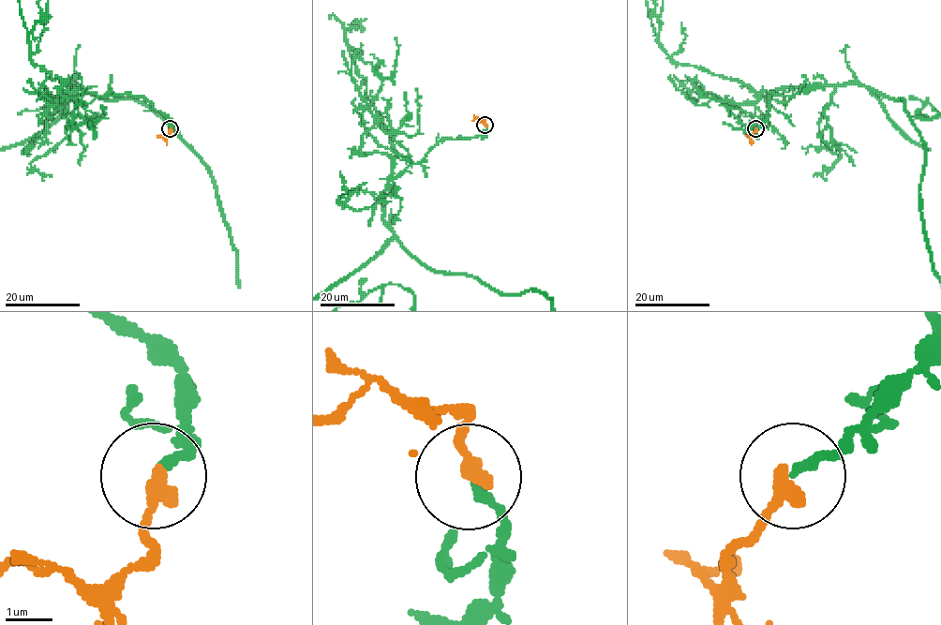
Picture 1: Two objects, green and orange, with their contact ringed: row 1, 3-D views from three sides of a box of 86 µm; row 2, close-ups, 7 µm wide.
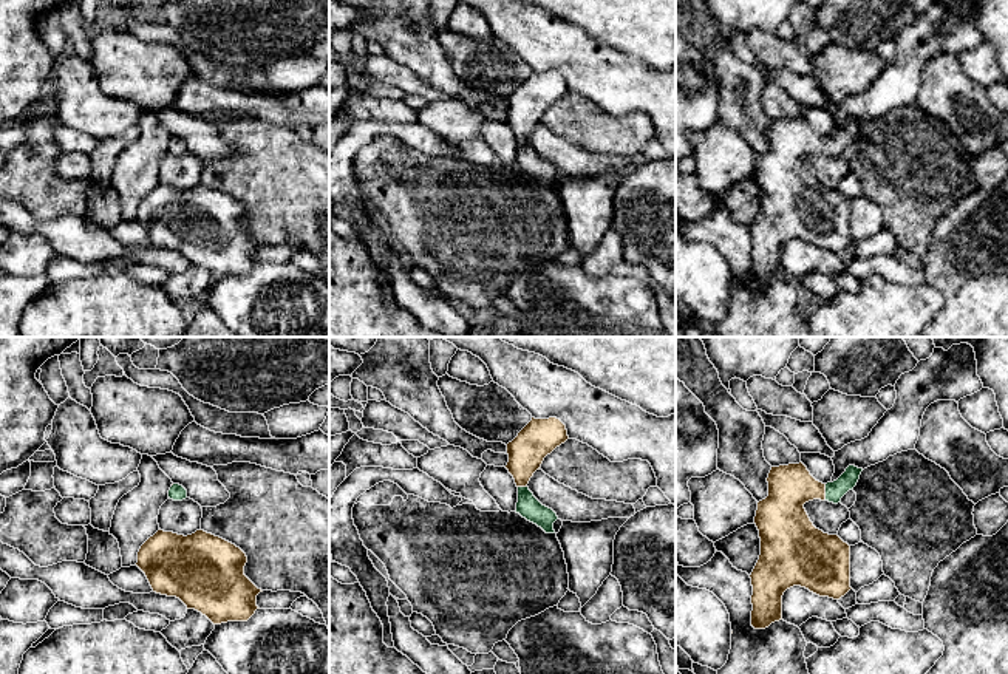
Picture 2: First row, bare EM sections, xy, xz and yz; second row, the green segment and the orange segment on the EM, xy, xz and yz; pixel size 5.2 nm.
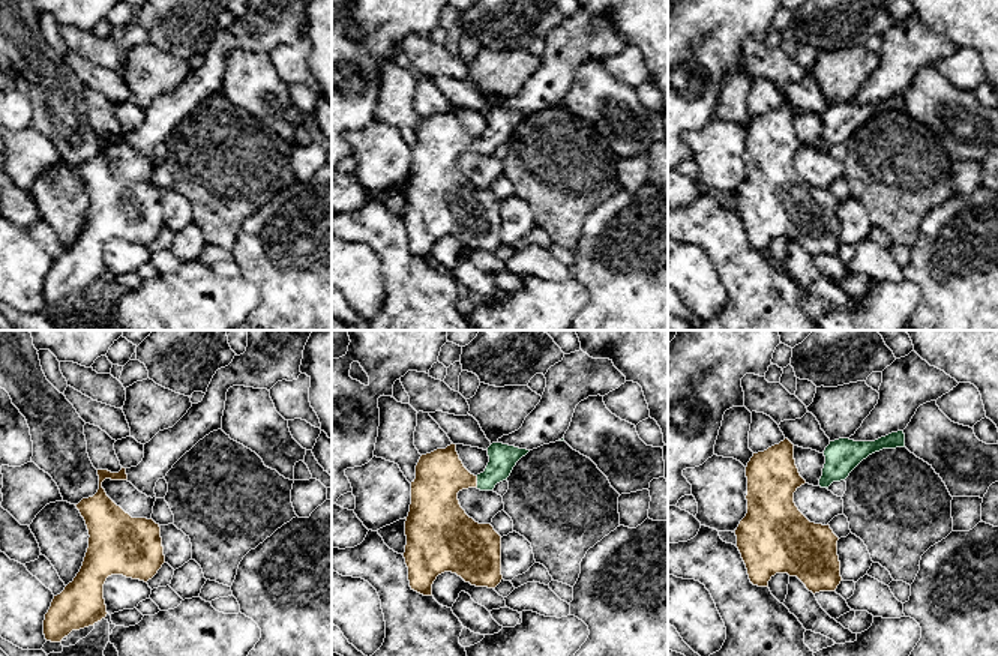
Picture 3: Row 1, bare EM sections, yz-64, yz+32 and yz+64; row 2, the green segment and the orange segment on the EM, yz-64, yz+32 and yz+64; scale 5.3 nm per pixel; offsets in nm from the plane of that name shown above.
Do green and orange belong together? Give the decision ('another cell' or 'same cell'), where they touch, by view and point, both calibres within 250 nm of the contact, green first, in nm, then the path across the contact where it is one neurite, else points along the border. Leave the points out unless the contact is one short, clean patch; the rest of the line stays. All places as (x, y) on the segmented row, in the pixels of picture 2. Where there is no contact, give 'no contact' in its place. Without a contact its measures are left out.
same cell | yz (826, 492) | 100/220 nm | across yz (835, 490), (826, 492), (803, 492), (783, 512)

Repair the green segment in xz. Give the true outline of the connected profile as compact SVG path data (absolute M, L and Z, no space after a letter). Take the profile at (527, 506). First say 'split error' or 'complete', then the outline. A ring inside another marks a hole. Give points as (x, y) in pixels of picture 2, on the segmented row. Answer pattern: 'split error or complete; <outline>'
split error; M535 419L507 444L509 462L506 468L513 476L518 487L516 513L541 527L546 533L555 533L553 523L557 513L543 506L527 484L533 473L540 470L544 458L569 439L566 425L557 419Z

